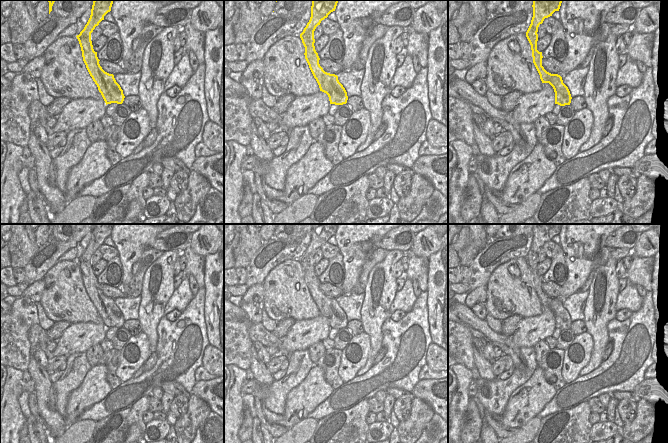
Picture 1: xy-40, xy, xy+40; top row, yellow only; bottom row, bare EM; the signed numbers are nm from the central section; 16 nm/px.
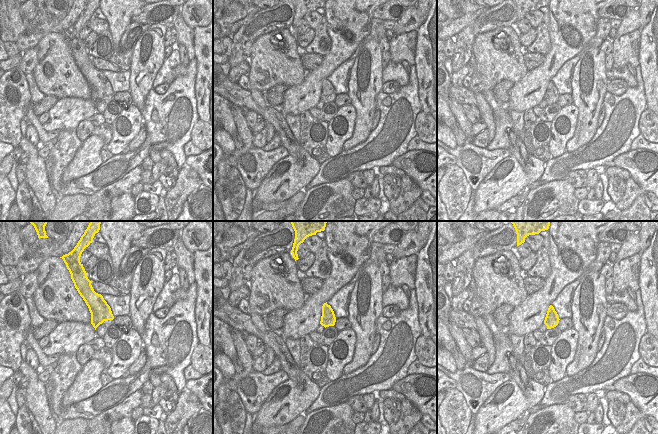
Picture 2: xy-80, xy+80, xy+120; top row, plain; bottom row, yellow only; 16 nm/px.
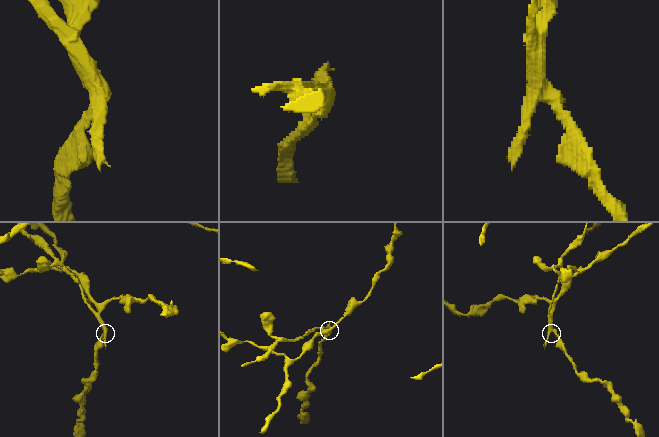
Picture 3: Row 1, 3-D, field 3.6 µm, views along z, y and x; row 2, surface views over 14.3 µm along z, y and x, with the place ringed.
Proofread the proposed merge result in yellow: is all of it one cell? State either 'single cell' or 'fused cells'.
fused cells

